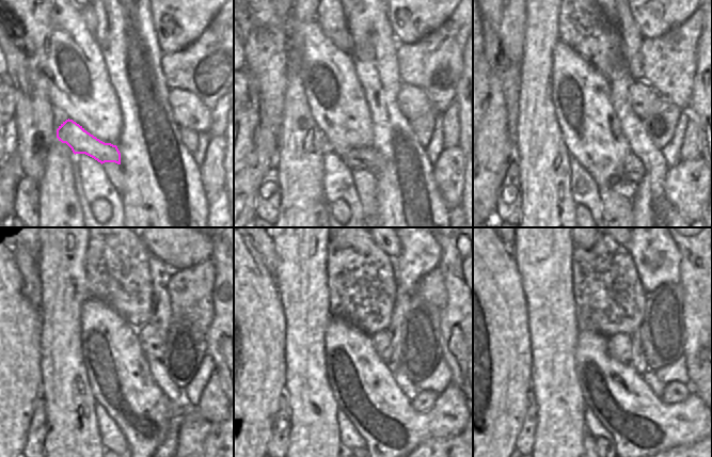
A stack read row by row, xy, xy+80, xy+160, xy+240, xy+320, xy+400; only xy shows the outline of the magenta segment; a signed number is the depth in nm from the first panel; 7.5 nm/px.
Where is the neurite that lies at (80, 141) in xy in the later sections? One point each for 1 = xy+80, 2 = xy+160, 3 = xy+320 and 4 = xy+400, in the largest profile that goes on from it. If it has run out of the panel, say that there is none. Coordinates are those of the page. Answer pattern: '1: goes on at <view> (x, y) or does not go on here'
1: goes on at xy+80 (366, 158)
2: goes on at xy+160 (633, 170)
3: goes on at xy+320 (425, 400)
4: goes on at xy+400 (675, 392)

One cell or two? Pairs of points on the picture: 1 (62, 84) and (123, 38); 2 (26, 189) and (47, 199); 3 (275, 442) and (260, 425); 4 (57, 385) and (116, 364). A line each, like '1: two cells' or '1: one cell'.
1: two cells
2: two cells
3: two cells
4: two cells

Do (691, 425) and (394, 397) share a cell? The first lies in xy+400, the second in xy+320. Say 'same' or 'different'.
same

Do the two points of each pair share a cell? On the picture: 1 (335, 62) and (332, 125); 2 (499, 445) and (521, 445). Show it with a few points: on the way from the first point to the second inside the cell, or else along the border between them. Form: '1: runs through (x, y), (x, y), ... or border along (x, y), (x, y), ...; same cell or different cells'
1: runs through (337, 78), (341, 85), (338, 109); same cell
2: border along (523, 422), (515, 445); different cells

